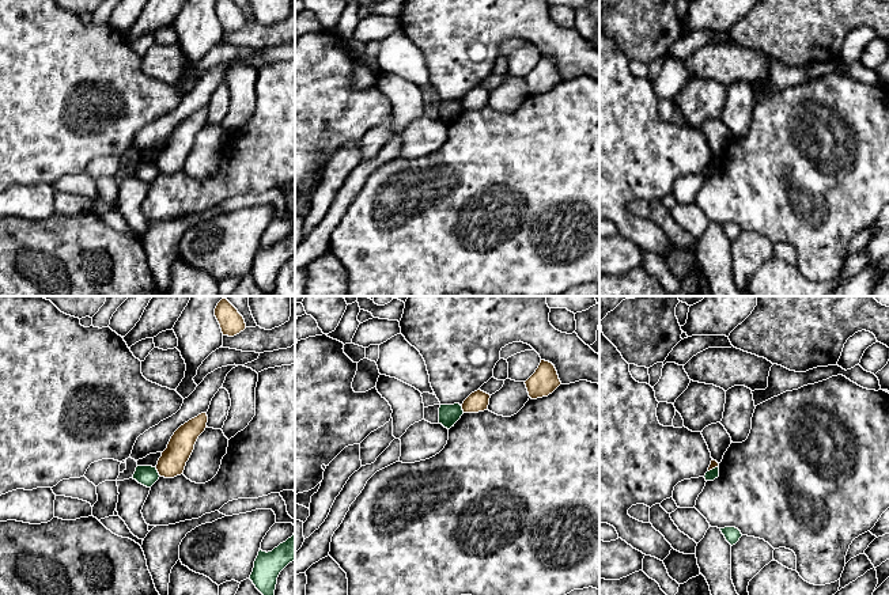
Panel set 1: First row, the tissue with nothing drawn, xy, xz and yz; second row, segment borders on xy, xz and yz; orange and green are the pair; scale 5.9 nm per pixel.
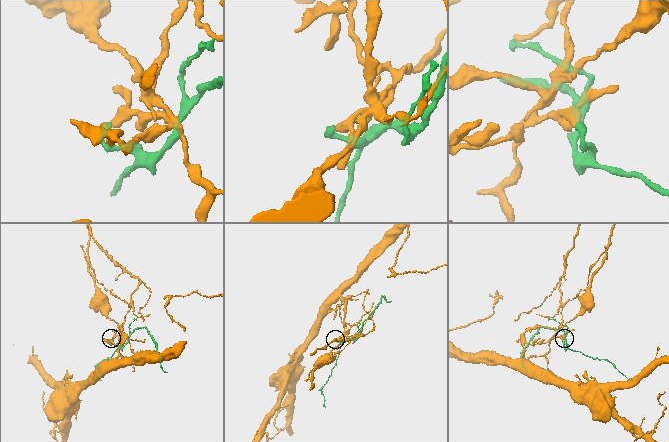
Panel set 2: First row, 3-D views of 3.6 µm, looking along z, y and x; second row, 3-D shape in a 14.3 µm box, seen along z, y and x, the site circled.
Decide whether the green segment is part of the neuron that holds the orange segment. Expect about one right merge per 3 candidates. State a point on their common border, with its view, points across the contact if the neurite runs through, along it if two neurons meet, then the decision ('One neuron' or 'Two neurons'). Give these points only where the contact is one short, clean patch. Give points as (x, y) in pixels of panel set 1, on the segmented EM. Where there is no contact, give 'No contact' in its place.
Touches orange at xy (158, 472). Boundary: xy (155, 467), (161, 476). Two neurons

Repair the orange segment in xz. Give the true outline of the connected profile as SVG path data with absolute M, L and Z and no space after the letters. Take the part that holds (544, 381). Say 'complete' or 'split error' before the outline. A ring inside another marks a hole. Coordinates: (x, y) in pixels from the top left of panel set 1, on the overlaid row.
complete; M541 360L536 372L525 382L529 397L531 399L548 397L560 384L560 379L555 365L549 361Z

